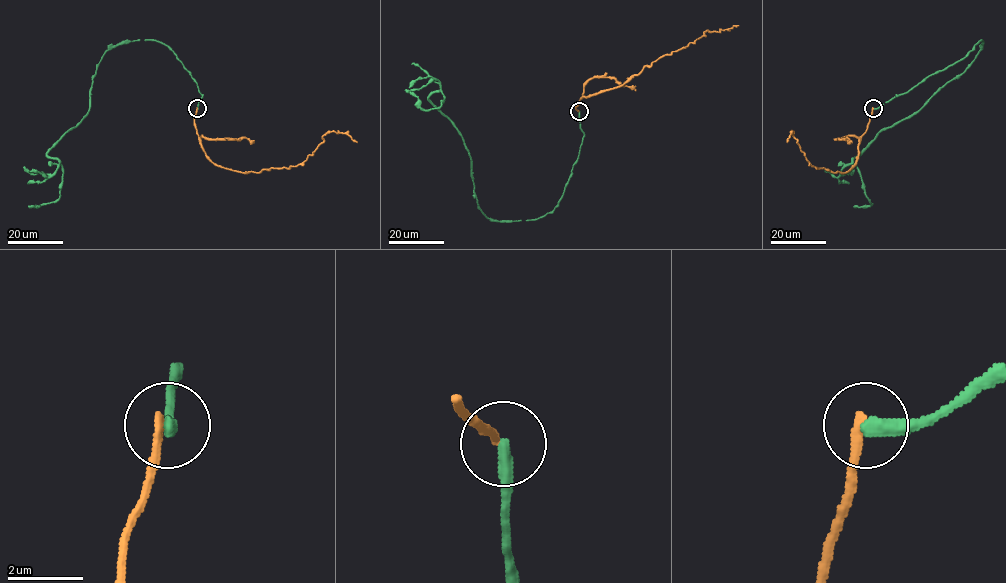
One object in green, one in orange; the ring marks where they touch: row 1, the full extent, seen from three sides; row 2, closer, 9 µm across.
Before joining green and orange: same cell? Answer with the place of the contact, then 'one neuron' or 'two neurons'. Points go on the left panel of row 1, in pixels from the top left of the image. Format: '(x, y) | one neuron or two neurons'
(197, 108) | two neurons

